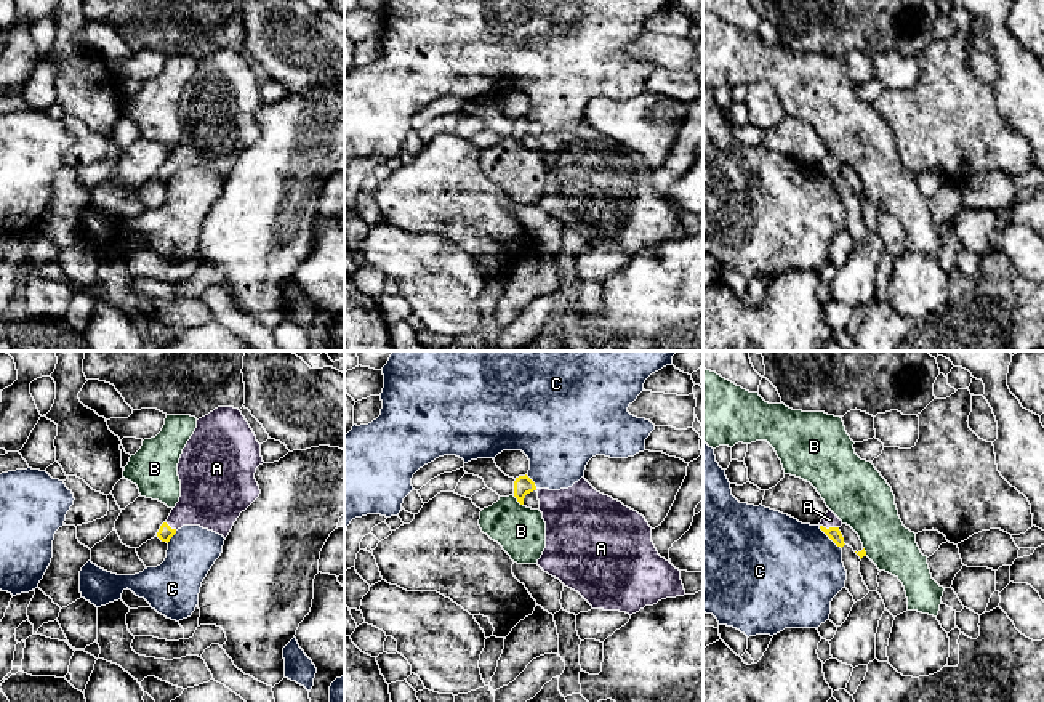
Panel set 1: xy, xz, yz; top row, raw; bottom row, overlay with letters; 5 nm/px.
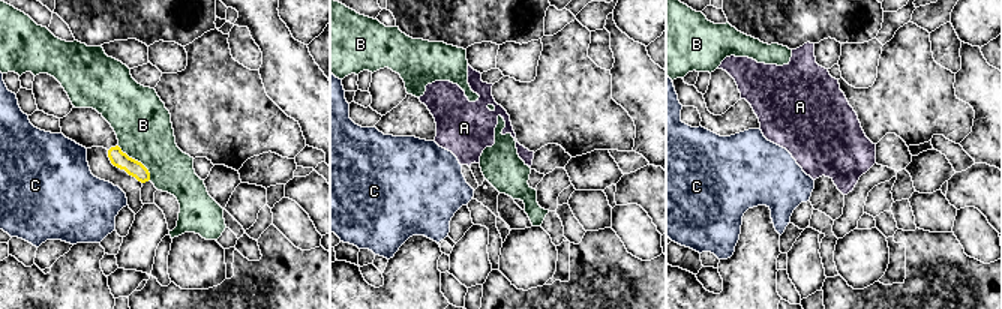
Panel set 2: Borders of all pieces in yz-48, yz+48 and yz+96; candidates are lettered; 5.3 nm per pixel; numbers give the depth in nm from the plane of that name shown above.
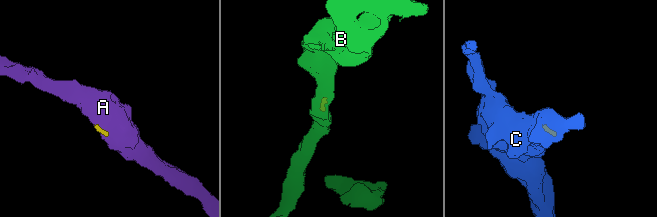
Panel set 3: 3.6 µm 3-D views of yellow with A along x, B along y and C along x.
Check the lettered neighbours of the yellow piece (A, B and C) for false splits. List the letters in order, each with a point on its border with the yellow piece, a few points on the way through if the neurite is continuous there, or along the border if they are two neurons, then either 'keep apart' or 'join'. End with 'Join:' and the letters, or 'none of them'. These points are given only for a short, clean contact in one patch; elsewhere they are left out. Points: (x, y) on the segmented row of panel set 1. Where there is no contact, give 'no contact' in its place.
A: meets yellow in yz at (830, 528); runs through yz (835, 534), (830, 528), (830, 520); join
B: meets yellow in xz at (517, 500); border along xz (513, 494), (522, 505); keep apart
C: meets yellow in yz at (830, 537); border along yz (819, 526), (841, 548); keep apart
Join: A

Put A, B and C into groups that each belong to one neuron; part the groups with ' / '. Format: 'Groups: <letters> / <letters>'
Groups: A / B / C

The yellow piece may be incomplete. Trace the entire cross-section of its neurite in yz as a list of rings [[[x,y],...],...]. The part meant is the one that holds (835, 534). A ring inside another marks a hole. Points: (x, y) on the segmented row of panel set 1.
[[[828,510],[828,513],[825,514],[825,518],[820,522],[820,529],[837,545],[837,547],[844,547],[844,537],[839,531],[839,527],[842,526],[842,521],[831,511]]]

